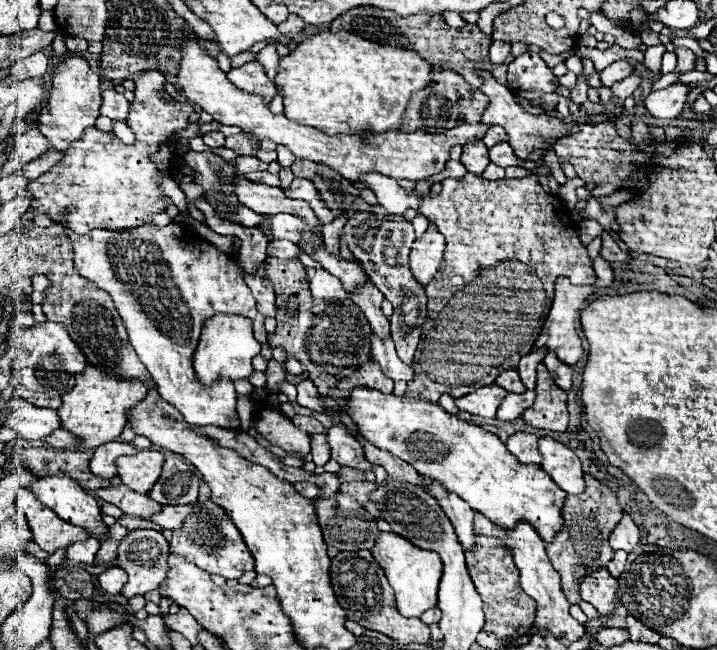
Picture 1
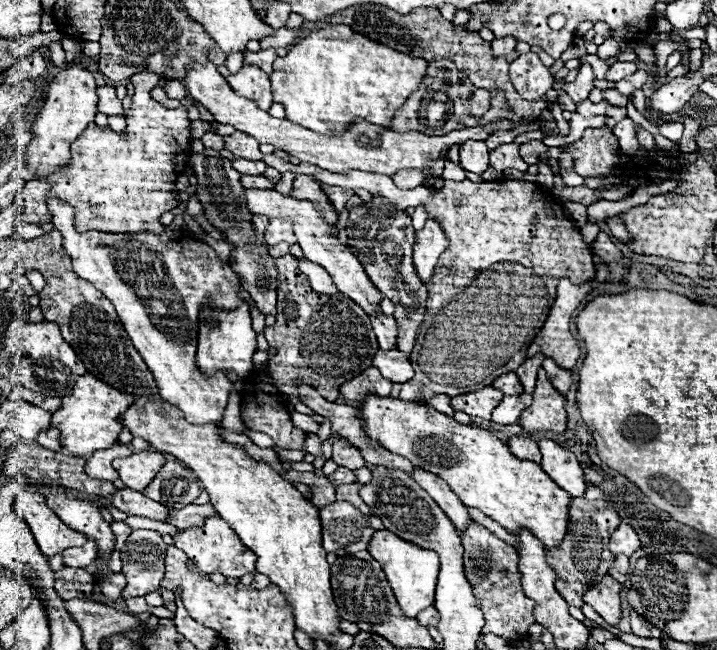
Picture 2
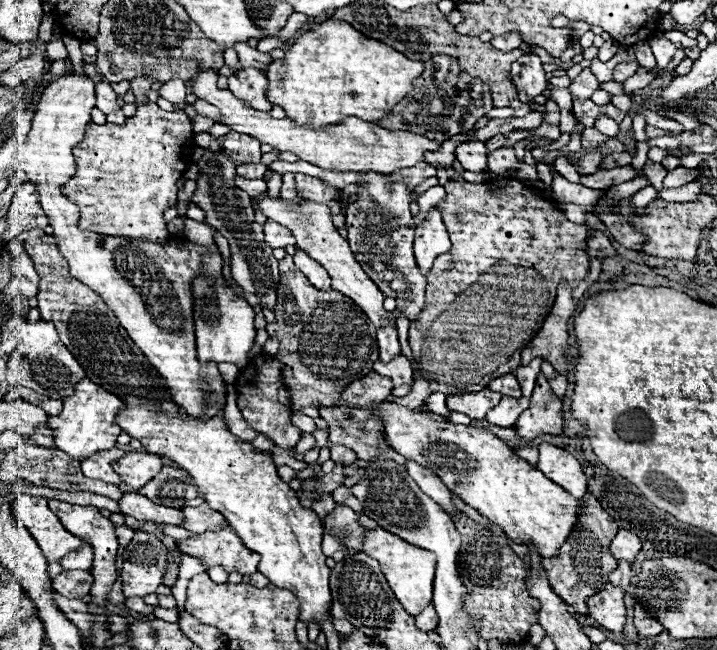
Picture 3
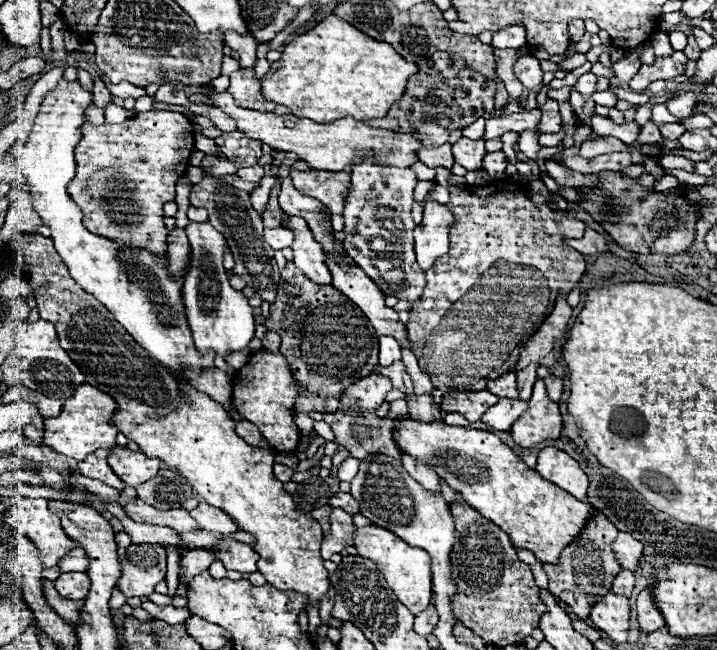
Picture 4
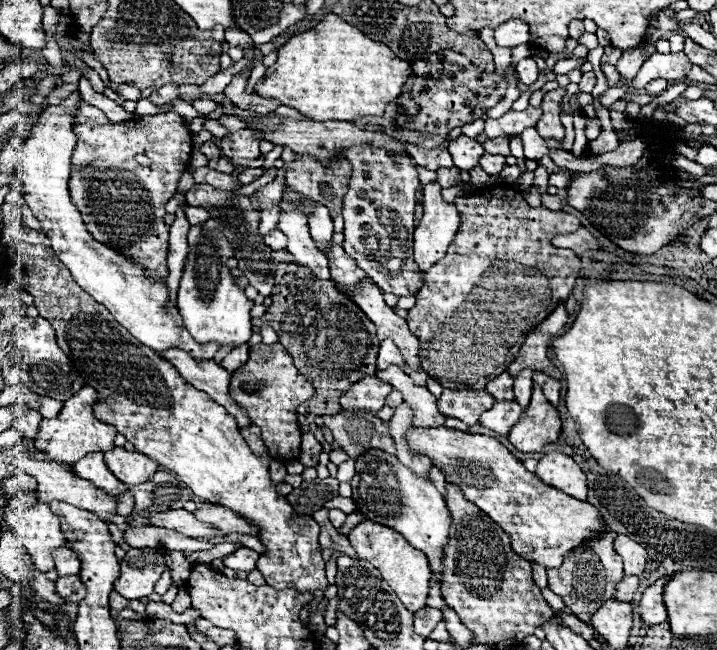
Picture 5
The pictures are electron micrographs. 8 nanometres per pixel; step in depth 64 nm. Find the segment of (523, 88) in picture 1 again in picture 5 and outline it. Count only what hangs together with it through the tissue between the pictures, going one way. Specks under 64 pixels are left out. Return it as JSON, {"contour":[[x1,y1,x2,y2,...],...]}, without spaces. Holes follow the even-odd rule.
{"contour":[[524,58,524,60,520,60,516,64,516,74,518,74,520,82,524,82,524,84,530,86,530,84,534,84,538,80,540,70,538,70,538,66,536,66,536,62,532,58]]}

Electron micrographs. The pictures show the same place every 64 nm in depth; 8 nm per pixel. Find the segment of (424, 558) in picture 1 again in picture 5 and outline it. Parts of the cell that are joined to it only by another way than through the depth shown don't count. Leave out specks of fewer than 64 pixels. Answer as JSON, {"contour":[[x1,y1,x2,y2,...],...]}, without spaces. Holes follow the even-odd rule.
{"contour":[[362,520,358,526,354,526,348,534,348,540,358,552,358,558,368,560,382,574,382,578,394,588,394,592,410,612,422,610,426,606,430,566,424,552,412,548,408,540,404,540,404,536,400,536,396,530,376,524,372,520]]}

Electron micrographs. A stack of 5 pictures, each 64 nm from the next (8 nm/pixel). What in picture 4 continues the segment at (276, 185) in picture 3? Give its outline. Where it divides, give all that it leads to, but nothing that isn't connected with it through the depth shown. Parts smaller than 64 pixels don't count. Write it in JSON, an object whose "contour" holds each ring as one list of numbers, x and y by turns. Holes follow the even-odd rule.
{"contour":[[274,188,272,194,270,194,269,201,262,215,262,221,265,228,275,228,280,223,280,217,283,211,281,210,278,203,278,190]]}

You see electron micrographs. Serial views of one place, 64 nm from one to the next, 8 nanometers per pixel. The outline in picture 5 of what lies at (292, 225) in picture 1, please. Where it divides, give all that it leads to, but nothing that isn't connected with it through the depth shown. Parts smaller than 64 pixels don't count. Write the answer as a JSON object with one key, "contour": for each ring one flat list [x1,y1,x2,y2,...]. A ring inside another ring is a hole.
{"contour":[[272,230,264,236,264,242,272,248,272,250,280,250,280,248,286,248,286,236,280,232,280,230]]}

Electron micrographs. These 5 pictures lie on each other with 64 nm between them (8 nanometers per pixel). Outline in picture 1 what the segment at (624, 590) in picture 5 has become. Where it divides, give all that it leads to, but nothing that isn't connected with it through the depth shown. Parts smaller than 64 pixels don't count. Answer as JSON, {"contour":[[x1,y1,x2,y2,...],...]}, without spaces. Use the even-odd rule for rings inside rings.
{"contour":[[616,552,616,556,606,564,606,568,608,568,608,572,614,576,614,578,620,578,620,574,624,572,624,566,626,566,626,552]]}

